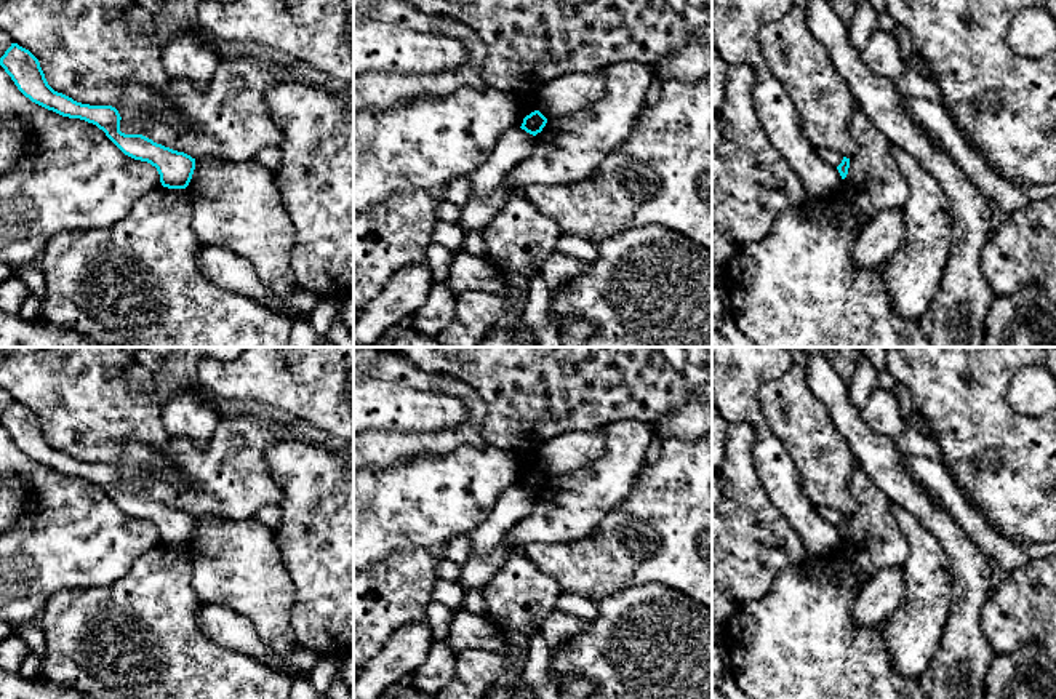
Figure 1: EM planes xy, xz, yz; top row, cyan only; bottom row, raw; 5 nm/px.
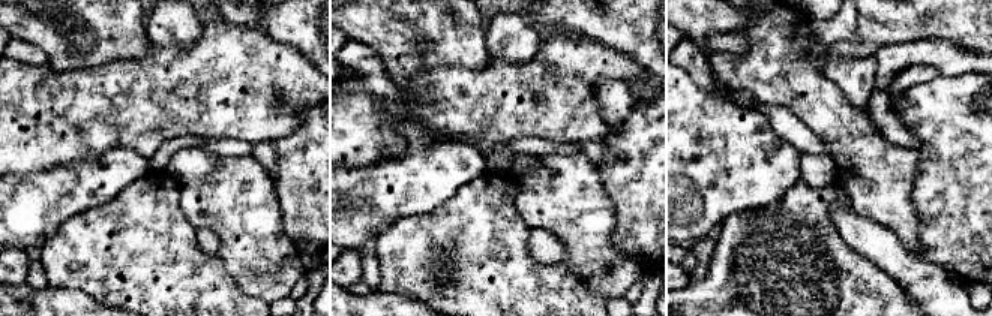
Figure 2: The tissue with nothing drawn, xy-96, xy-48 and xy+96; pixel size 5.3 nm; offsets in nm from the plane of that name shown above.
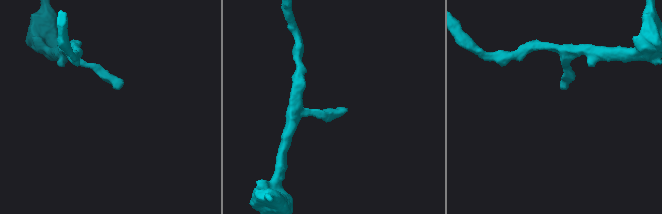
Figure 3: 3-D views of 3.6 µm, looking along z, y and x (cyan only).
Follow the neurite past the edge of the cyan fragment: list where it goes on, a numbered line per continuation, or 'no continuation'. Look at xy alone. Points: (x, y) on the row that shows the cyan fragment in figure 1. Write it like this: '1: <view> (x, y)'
no continuation

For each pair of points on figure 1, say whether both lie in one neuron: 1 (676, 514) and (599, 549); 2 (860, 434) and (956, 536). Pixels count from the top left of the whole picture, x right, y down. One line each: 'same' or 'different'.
1: same
2: same

